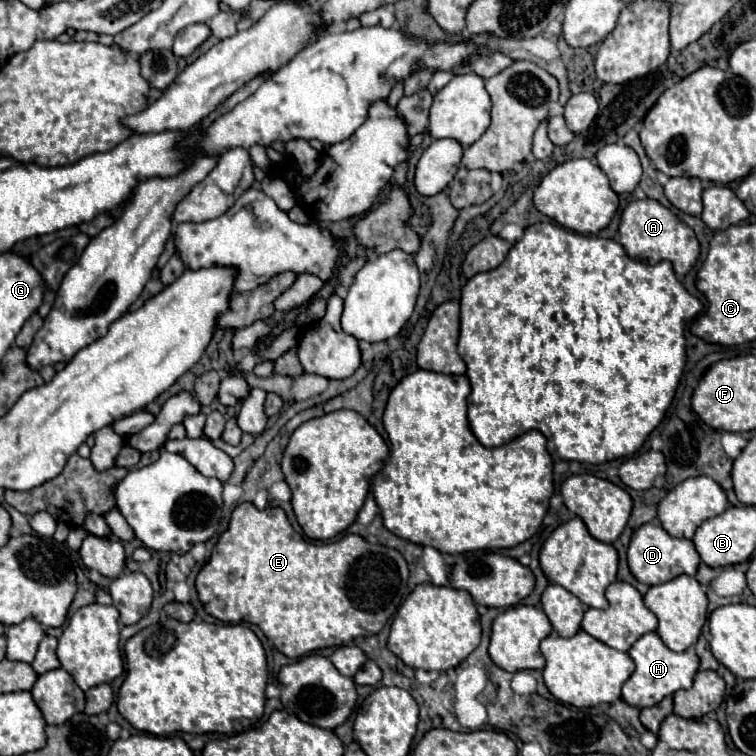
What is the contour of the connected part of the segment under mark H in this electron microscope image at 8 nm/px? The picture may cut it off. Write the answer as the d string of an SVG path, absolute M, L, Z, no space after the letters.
M649 632L641 636L629 650L629 656L635 662L635 672L623 684L623 700L637 708L647 708L659 704L665 696L675 694L677 690L689 688L693 684L693 676L699 670L699 658L695 652L673 652L669 650L657 632Z

